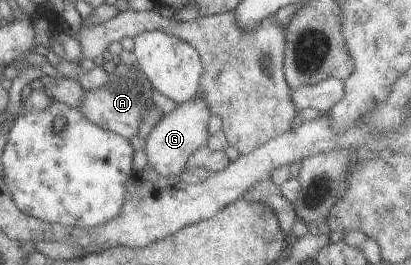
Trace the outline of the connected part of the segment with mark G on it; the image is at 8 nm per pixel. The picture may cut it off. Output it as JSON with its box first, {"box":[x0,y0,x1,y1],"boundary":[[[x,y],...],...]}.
{"box":[142,97,209,177],"boundary":[[[197,97],[188,102],[176,104],[170,113],[162,115],[153,129],[144,137],[142,150],[146,156],[146,166],[153,169],[161,177],[177,176],[184,168],[189,155],[206,143],[209,116],[205,103]]]}

